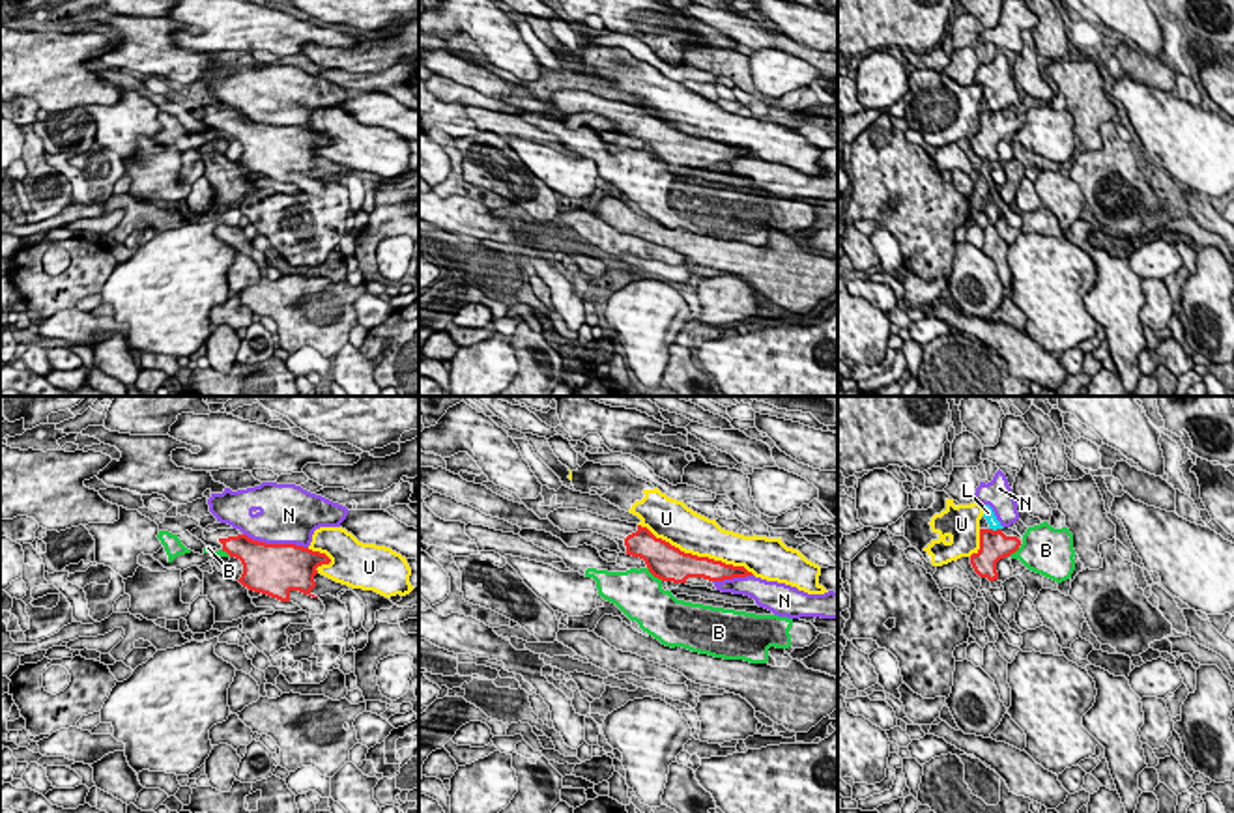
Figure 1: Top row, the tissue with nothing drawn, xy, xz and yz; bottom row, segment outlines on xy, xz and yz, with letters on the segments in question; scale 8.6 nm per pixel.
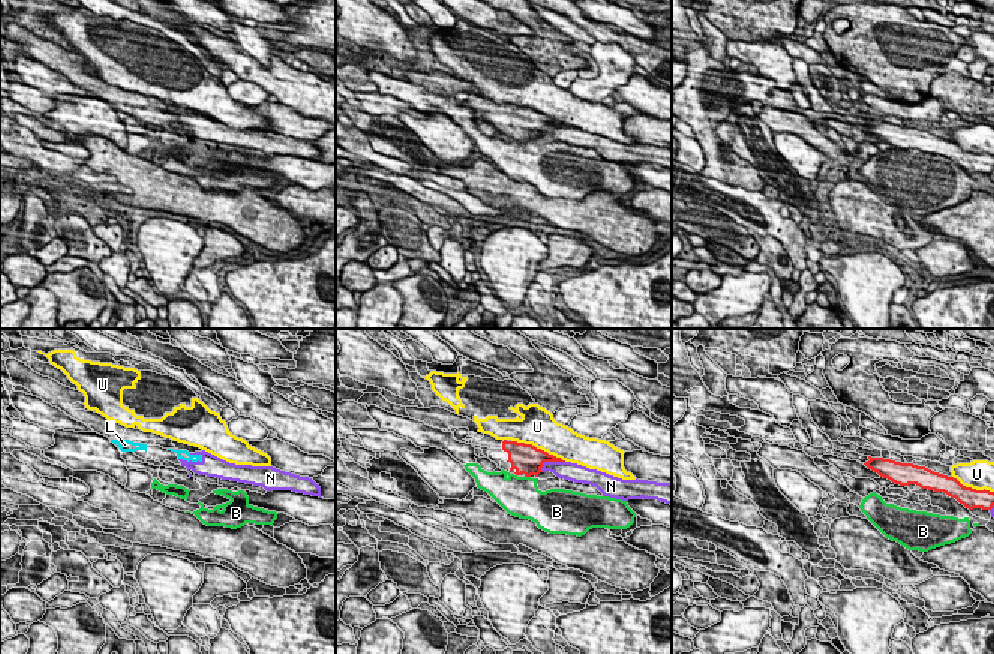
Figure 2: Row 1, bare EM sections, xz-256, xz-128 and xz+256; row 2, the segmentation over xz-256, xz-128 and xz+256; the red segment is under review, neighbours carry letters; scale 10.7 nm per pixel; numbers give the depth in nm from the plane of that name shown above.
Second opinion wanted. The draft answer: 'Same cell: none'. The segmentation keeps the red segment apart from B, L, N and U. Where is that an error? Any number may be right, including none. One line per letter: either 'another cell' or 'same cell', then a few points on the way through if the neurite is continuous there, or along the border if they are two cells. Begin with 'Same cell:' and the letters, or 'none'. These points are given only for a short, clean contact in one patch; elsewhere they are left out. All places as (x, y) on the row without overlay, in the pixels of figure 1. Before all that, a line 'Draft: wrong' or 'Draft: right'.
Draft: right
Same cell: none
B: another cell | along xz (647, 148), (662, 161)
L: another cell | along yz (990, 109), (1001, 111)
N: another cell
U: another cell

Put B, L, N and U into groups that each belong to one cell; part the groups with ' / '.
B / L N / U

